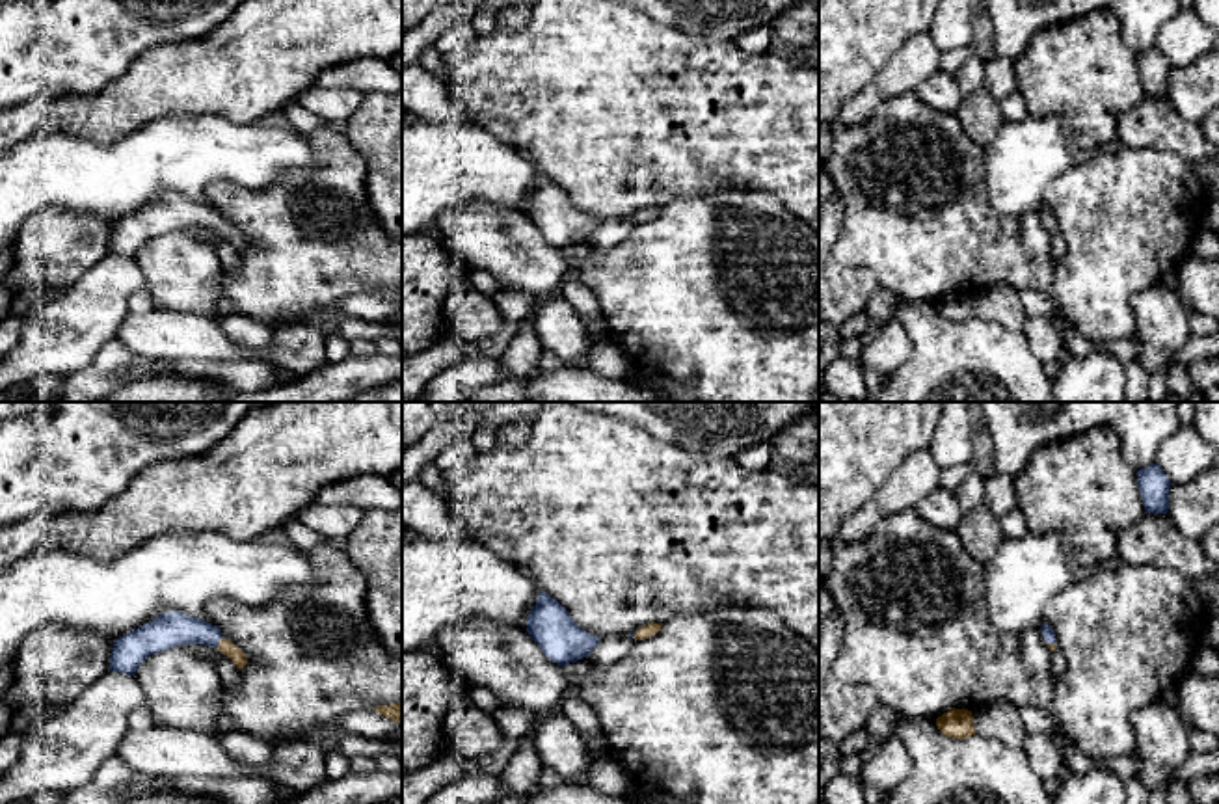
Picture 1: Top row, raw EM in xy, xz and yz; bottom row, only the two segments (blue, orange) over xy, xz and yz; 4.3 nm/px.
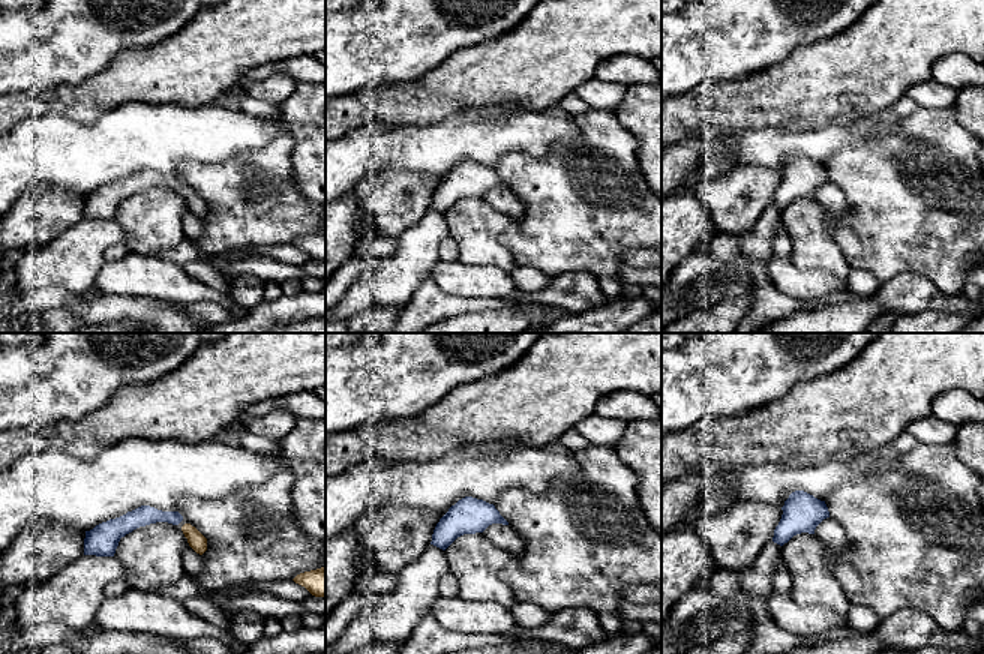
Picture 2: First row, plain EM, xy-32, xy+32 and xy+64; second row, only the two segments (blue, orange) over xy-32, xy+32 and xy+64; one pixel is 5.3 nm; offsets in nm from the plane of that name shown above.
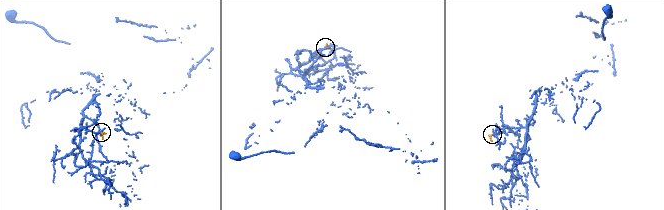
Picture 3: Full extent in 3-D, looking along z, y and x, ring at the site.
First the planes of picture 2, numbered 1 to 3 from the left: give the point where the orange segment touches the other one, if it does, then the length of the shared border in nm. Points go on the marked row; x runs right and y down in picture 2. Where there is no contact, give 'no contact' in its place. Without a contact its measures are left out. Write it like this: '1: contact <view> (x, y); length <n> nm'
1: no contact
2: no contact
3: no contact

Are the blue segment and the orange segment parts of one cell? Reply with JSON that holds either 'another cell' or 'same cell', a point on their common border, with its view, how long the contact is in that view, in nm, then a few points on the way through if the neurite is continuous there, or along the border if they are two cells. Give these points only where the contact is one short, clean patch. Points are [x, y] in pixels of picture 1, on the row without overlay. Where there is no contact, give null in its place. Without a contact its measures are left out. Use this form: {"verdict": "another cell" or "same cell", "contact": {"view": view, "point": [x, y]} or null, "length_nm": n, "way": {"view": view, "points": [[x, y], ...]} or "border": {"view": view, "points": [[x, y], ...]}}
{"verdict": "same cell", "contact": {"view": "xy", "point": [218, 226]}, "length_nm": 50, "way": {"view": "xy", "points": [[170, 213], [201, 214], [218, 226], [237, 239]]}}

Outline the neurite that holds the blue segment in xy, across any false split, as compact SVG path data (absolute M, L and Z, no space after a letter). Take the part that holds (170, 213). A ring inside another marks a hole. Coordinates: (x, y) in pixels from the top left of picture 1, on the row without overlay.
M171 194L114 223L110 253L134 259L149 238L186 227L212 229L227 238L238 253L248 248L246 236L225 223L216 208Z

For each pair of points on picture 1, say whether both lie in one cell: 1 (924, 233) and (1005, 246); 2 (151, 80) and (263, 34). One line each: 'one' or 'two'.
1: one
2: one

